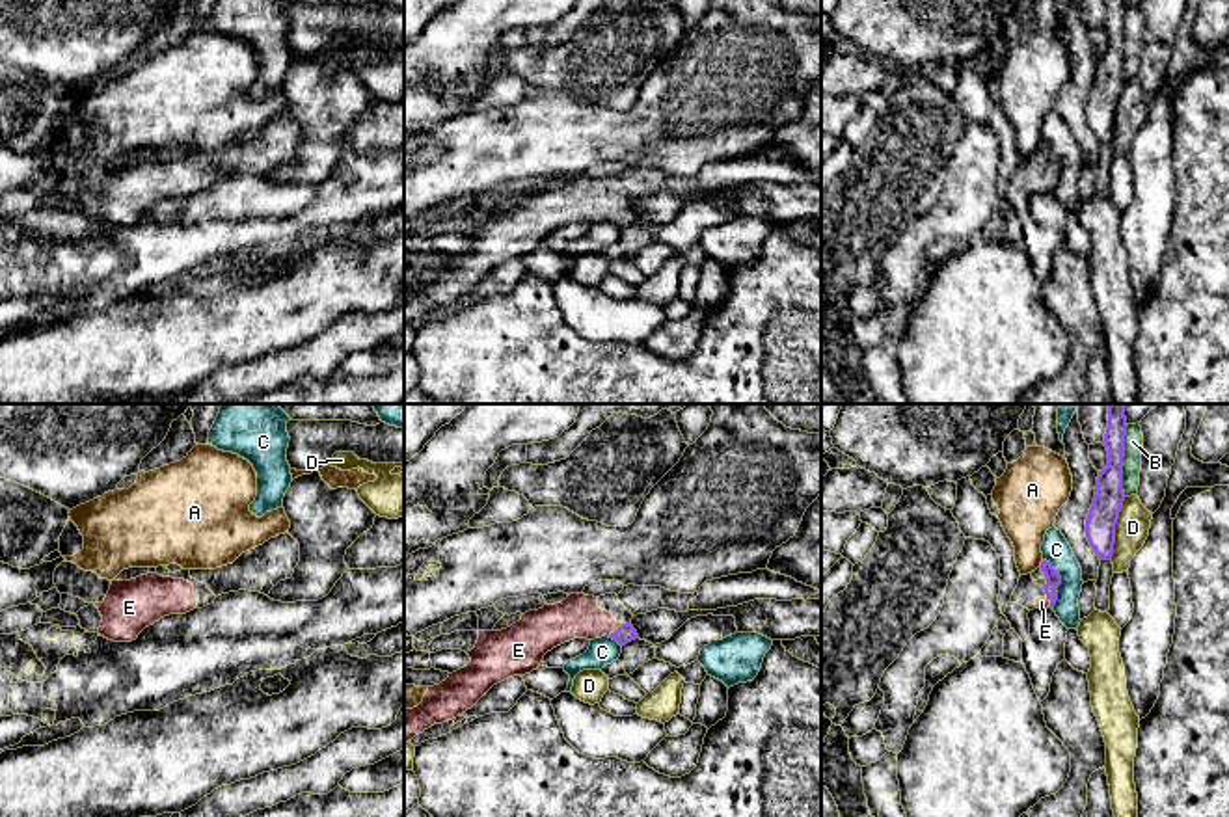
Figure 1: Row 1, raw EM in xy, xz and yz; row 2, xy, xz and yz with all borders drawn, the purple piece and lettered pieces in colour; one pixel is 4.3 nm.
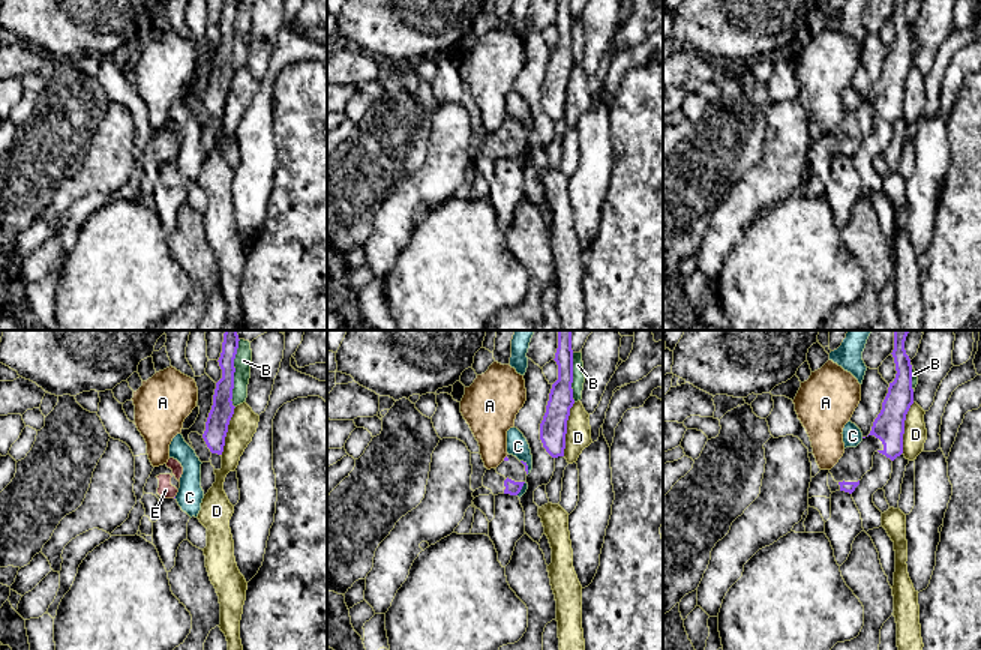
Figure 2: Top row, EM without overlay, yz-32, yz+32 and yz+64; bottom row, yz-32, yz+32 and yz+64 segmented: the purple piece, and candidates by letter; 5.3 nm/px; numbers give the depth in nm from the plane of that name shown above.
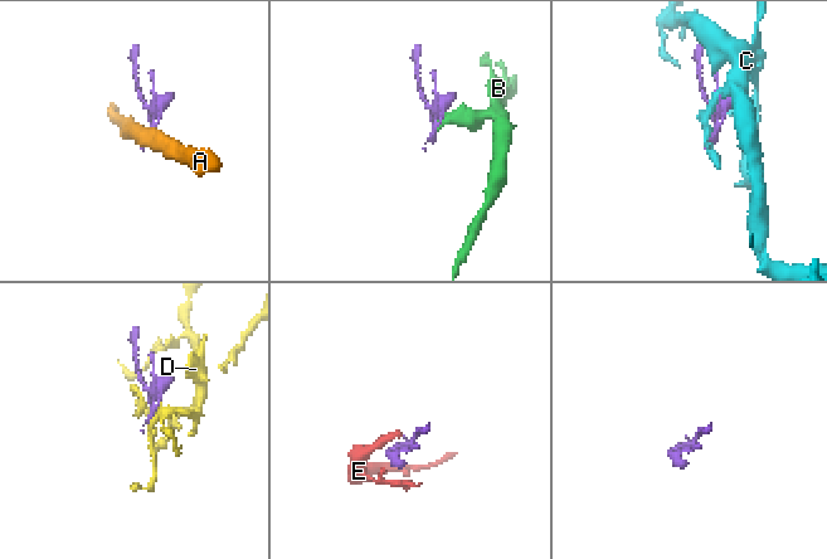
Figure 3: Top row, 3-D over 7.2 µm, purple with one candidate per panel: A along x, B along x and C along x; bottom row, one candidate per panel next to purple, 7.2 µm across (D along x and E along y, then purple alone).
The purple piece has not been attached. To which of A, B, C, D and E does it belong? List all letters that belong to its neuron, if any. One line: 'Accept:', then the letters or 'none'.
Accept: E

